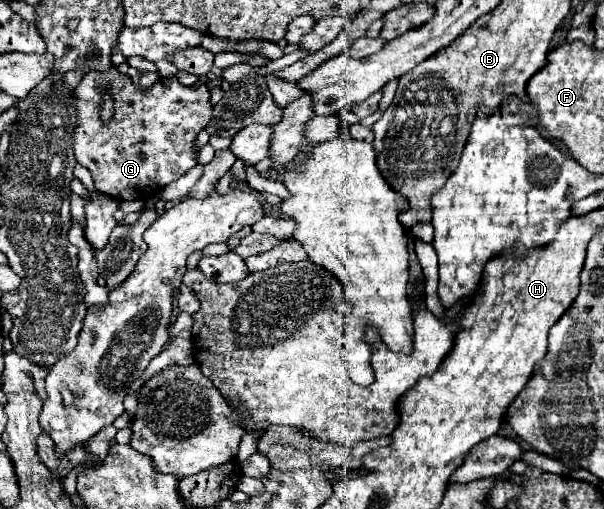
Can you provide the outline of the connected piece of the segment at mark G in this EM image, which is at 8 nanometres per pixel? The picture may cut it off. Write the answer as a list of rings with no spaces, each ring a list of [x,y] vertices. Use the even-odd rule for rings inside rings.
[[[118,66],[88,72],[72,94],[72,106],[78,118],[74,156],[90,170],[96,190],[116,200],[148,200],[196,166],[198,148],[194,140],[212,114],[210,92],[204,82],[184,86],[178,78],[160,78],[150,90],[142,90]],[[104,92],[114,100],[114,116],[108,122],[100,118]]]

